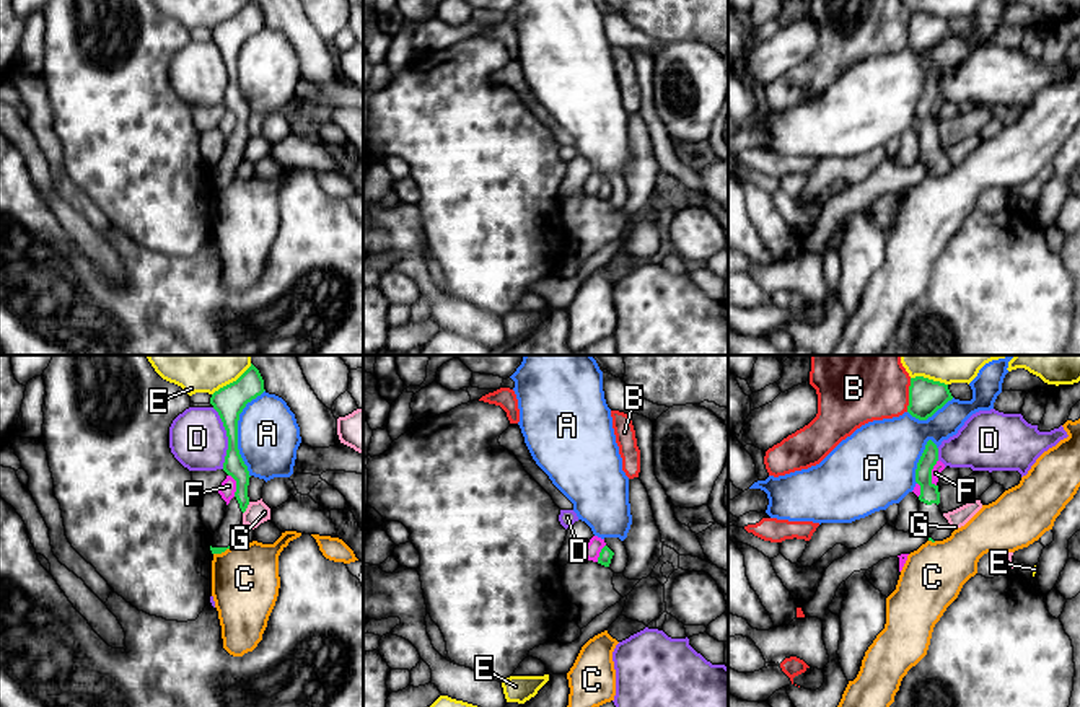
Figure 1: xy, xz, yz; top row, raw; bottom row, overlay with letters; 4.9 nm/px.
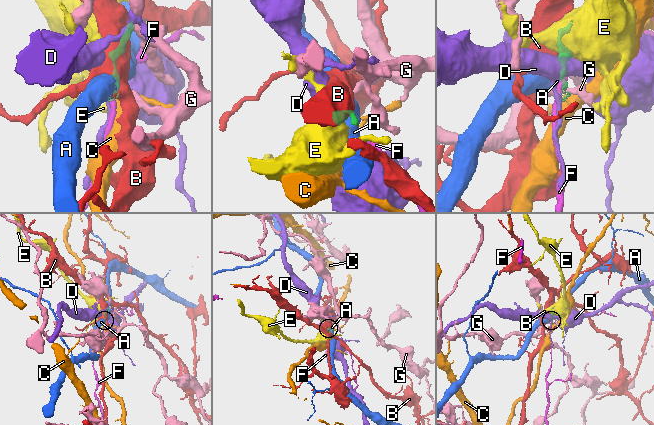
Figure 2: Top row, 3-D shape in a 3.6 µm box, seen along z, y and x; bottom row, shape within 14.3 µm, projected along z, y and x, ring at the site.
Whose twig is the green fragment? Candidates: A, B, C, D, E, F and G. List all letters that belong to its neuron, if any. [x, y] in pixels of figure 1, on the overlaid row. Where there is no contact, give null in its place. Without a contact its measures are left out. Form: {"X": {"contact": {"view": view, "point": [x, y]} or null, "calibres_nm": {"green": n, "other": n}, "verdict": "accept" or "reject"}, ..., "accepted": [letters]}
{"A": {"contact": {"view": "xy", "point": [237, 432]}, "calibres_nm": {"green": 160, "other": 300}, "verdict": "reject"}, "B": {"contact": {"view": "yz", "point": [909, 395]}, "calibres_nm": {"green": 180, "other": 420}, "verdict": "reject"}, "C": {"contact": {"view": "xy", "point": [222, 551]}, "calibres_nm": {"green": 30, "other": 340}, "verdict": "reject"}, "D": {"contact": {"view": "xy", "point": [228, 439]}, "calibres_nm": {"green": 160, "other": 280}, "verdict": "reject"}, "E": {"contact": {"view": "xy", "point": [233, 382]}, "calibres_nm": {"green": 160, "other": 360}, "verdict": "reject"}, "F": {"contact": {"view": "yz", "point": [930, 473]}, "calibres_nm": {"green": 100, "other": 50}, "verdict": "reject"}, "G": {"contact": {"view": "xy", "point": [246, 507]}, "calibres_nm": {"green": 100, "other": 110}, "verdict": "reject"}, "accepted": []}

